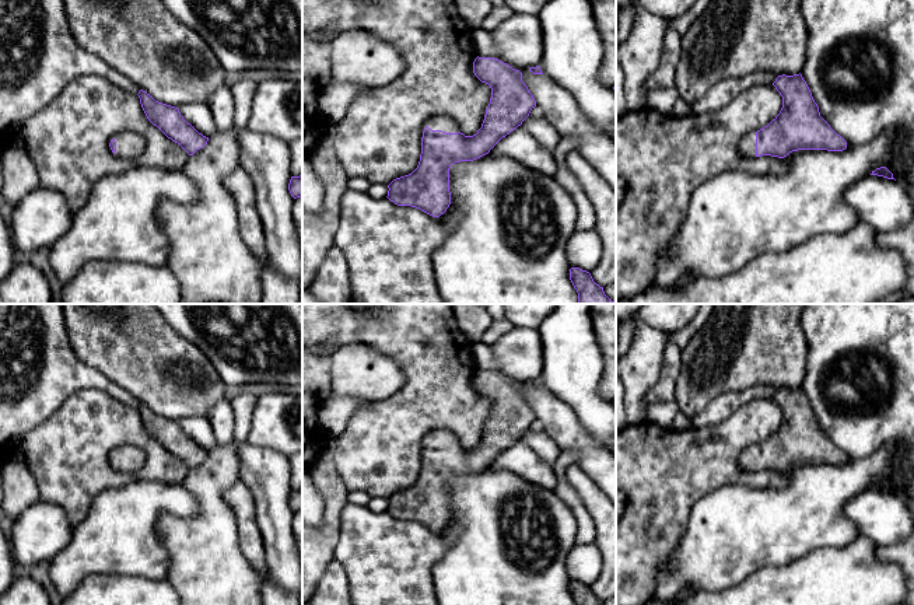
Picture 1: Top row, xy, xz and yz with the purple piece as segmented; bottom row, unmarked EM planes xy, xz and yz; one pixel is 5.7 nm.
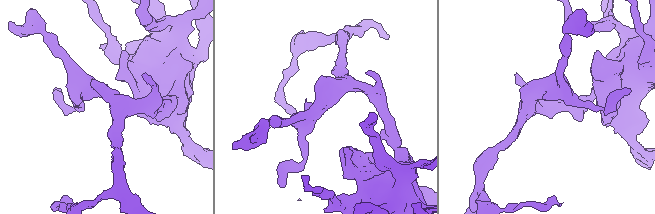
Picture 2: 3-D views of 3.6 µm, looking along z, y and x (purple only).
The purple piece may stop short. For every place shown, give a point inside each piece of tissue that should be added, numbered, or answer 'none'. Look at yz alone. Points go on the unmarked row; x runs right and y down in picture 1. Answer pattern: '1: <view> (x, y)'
1: yz (748, 457)

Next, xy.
1: xy (129, 458)

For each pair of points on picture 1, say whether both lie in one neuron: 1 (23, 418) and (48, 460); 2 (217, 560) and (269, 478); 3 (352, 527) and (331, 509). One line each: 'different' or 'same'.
1: different
2: different
3: different

